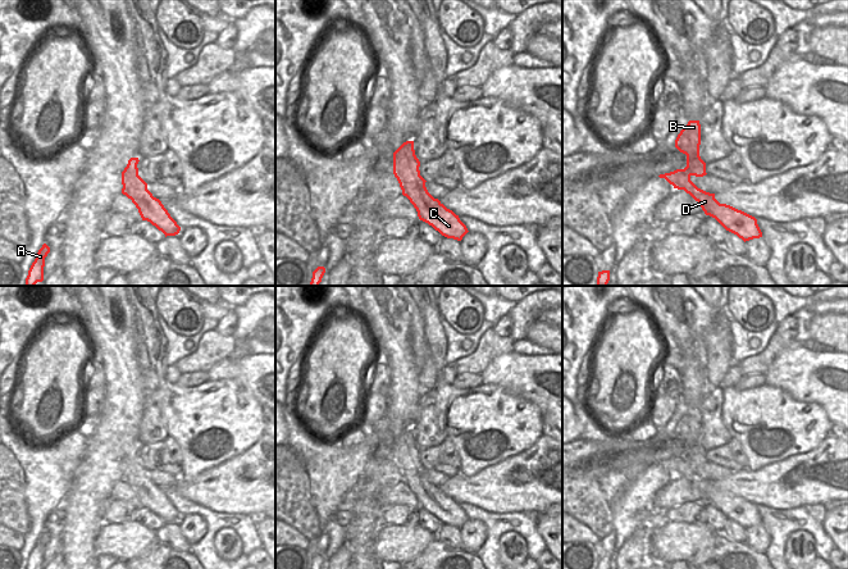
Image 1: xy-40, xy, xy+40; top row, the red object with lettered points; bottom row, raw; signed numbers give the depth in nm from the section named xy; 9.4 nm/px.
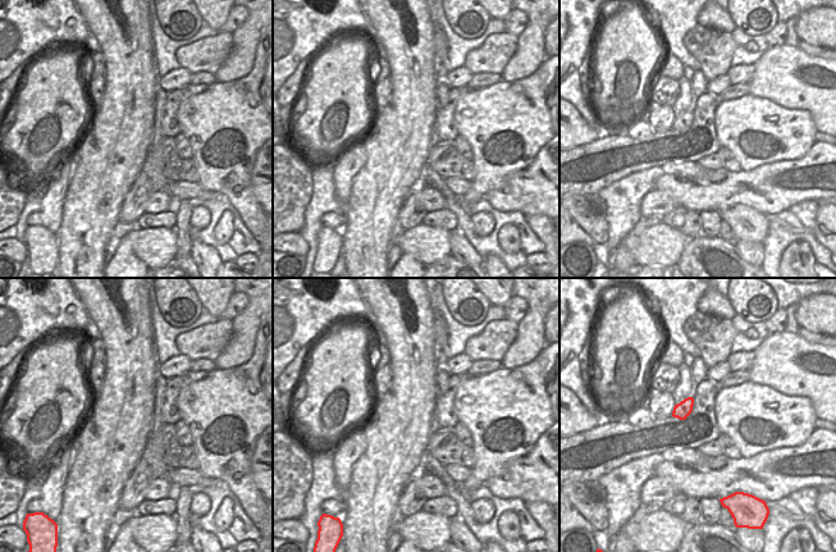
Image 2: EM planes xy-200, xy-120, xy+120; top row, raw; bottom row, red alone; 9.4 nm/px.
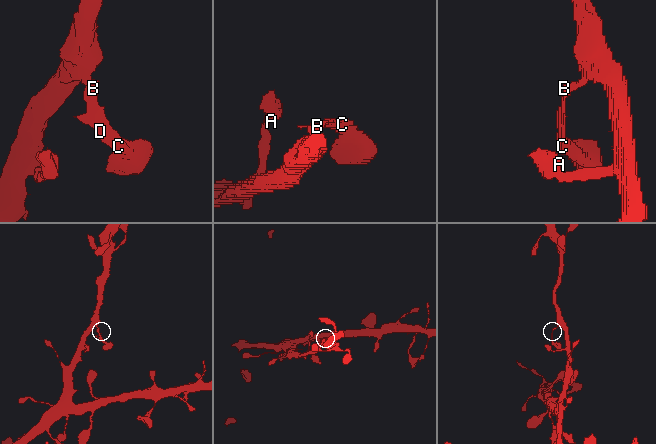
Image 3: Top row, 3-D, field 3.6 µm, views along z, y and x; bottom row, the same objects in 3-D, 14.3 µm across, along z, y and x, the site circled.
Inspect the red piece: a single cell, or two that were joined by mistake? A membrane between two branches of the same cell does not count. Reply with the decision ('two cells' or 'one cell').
one cell

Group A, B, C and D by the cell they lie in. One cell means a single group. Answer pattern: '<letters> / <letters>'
A B C D

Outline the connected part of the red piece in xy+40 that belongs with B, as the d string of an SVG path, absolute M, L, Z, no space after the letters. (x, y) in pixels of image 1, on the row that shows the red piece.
M689 120L675 140L675 147L687 155L687 167L670 173L660 174L674 188L684 190L702 208L706 215L715 218L726 231L737 235L744 242L762 237L757 219L730 205L720 204L715 194L698 188L690 177L706 176L706 163L699 156L701 124L699 120Z

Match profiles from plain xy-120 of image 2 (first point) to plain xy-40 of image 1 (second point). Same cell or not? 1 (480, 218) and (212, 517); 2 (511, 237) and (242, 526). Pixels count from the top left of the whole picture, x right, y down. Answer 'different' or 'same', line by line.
1: different
2: different

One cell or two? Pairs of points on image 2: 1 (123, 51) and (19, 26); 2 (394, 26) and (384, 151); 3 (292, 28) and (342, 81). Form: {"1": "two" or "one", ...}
{"1": "two", "2": "one", "3": "two"}

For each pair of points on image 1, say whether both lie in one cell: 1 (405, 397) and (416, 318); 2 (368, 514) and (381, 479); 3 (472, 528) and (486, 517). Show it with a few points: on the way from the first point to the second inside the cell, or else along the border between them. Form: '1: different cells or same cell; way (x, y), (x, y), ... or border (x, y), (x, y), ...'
1: different cells; border (409, 318), (409, 344), (413, 359), (419, 368)
2: same cell; way (368, 505), (373, 488)
3: different cells; border (468, 519), (486, 527), (477, 550)

